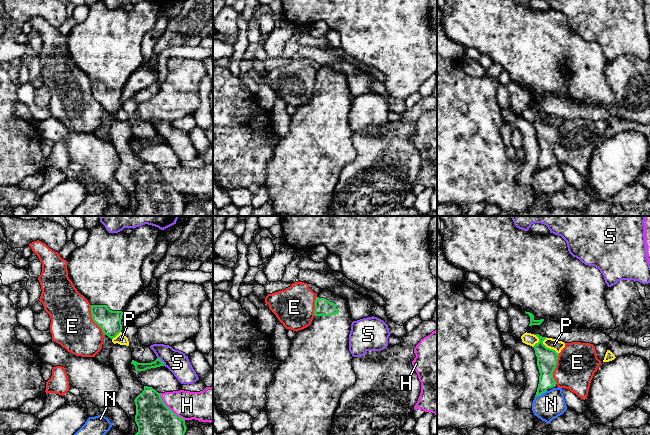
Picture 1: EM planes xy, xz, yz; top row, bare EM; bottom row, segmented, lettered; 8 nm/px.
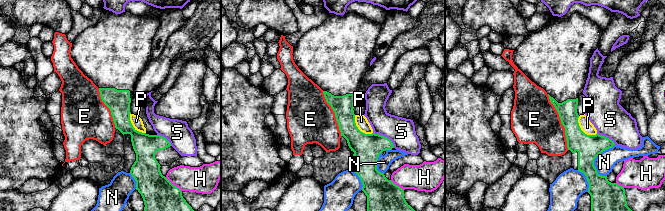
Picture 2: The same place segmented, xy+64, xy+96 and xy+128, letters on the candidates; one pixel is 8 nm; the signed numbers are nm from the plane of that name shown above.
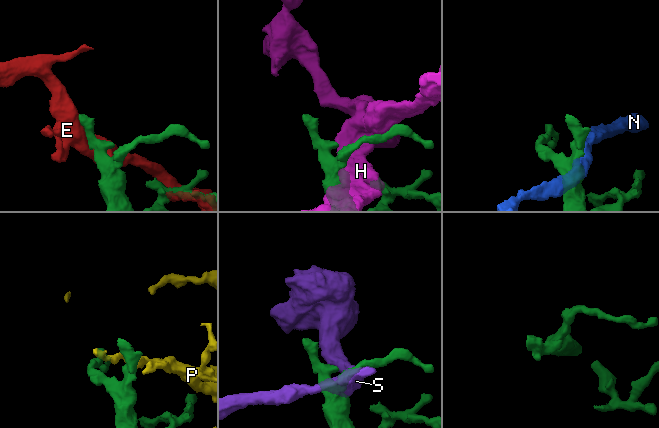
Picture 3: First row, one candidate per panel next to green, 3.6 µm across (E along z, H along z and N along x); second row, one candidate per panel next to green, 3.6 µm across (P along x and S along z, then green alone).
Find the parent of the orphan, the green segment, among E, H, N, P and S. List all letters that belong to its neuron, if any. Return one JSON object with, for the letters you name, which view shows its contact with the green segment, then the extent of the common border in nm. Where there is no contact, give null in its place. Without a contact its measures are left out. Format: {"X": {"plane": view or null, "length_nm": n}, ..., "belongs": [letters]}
{"belongs": []}

